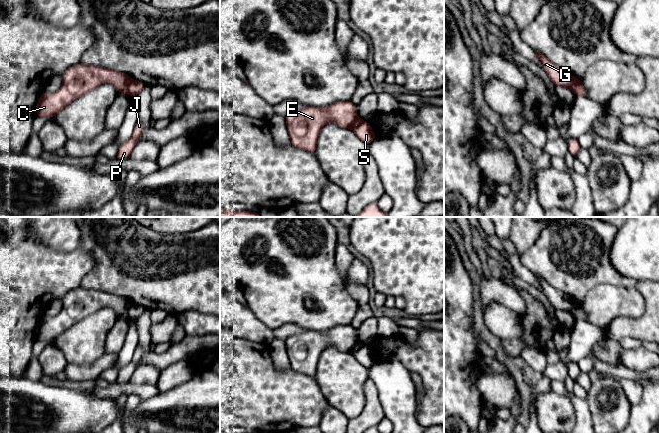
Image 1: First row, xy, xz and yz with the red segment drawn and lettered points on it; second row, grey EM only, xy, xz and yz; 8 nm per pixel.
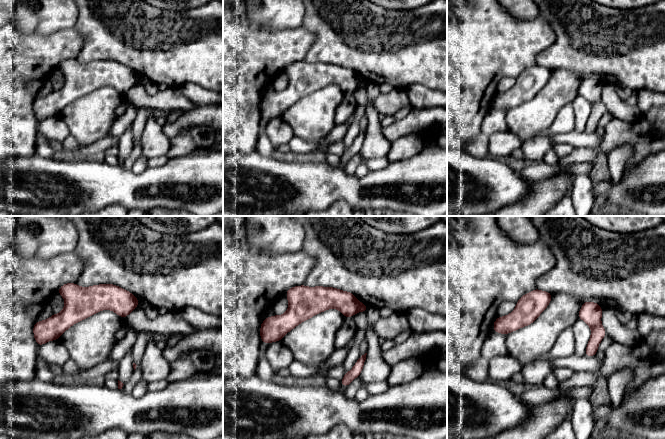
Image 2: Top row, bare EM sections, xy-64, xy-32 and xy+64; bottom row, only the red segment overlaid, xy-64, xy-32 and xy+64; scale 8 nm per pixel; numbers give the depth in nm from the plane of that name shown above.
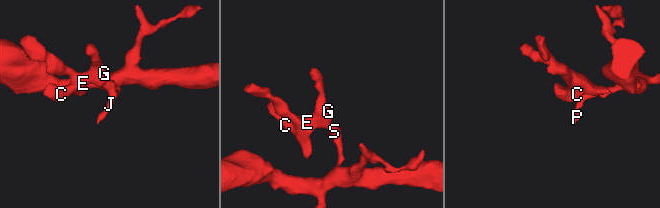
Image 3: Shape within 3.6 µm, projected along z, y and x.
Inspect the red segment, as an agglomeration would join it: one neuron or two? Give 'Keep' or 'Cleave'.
Cleave

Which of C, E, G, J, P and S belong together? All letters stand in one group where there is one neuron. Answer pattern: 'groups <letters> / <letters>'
groups C E G / J P S

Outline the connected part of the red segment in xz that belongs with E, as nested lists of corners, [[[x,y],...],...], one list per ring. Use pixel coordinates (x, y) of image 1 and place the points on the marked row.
[[[338,101],[330,106],[311,107],[292,111],[285,116],[290,143],[299,149],[315,154],[320,130],[330,122],[350,128],[357,120],[356,105],[351,101]]]

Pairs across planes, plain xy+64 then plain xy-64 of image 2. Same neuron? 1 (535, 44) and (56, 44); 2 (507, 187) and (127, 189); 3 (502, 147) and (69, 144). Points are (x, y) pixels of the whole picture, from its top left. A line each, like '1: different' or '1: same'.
1: same
2: same
3: different

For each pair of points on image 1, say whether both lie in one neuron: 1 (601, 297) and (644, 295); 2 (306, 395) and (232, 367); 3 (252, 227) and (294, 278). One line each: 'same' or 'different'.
1: same
2: same
3: same

